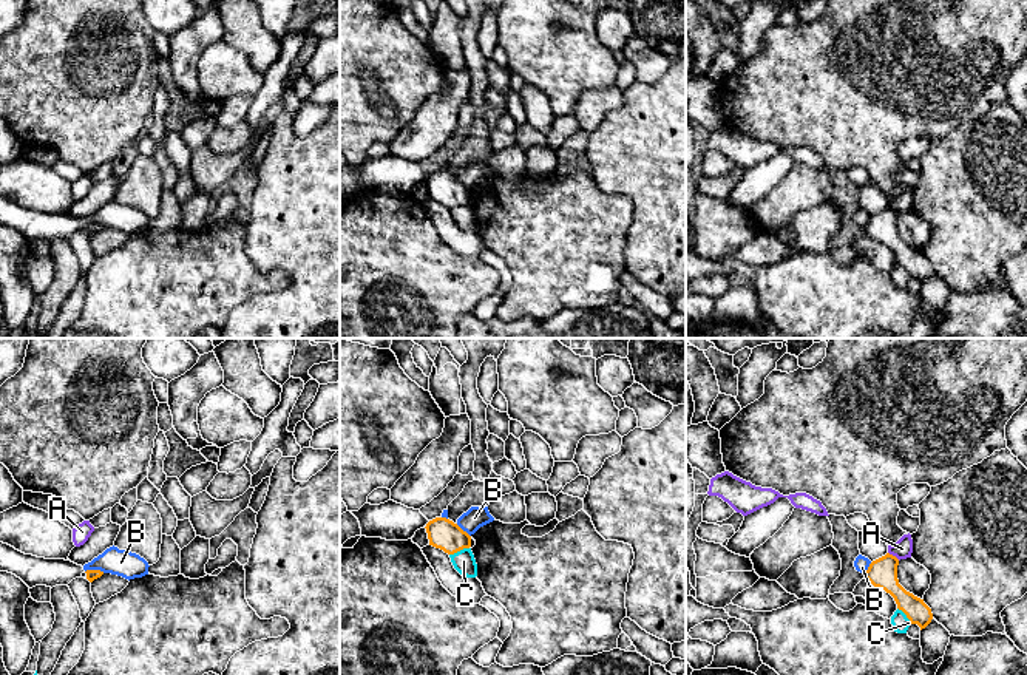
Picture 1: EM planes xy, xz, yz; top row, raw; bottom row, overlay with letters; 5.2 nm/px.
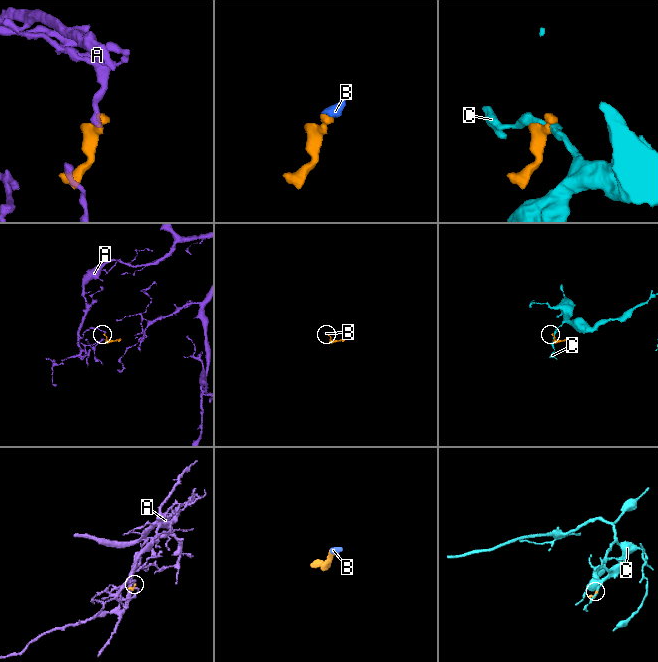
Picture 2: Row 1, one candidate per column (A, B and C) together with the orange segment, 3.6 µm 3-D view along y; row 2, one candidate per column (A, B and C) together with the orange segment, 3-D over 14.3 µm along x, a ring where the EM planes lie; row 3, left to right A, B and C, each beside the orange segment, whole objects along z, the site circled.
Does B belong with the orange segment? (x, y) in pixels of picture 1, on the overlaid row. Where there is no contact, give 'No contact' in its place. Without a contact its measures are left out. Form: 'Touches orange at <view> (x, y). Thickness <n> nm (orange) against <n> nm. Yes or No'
Touches orange at xy (94, 570). Thickness 60 nm (orange) against 140 nm. No

